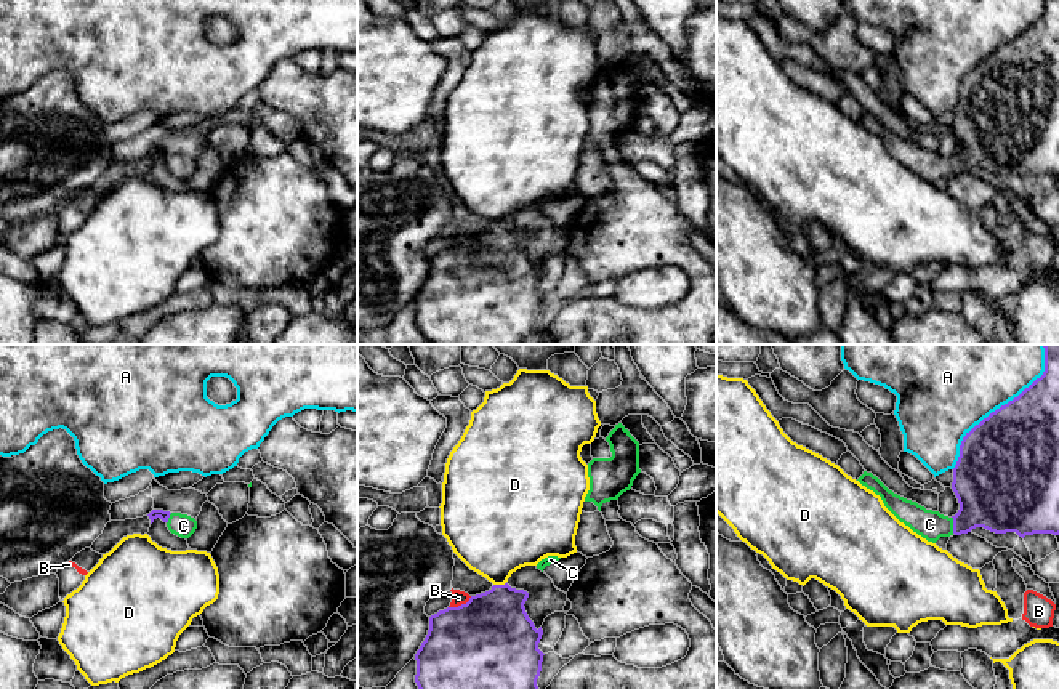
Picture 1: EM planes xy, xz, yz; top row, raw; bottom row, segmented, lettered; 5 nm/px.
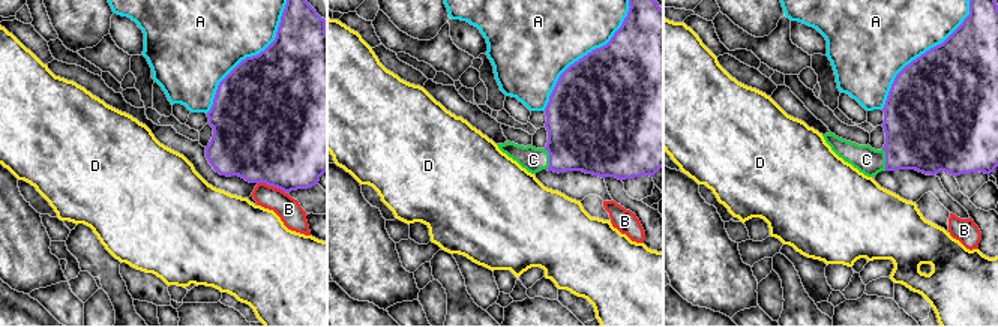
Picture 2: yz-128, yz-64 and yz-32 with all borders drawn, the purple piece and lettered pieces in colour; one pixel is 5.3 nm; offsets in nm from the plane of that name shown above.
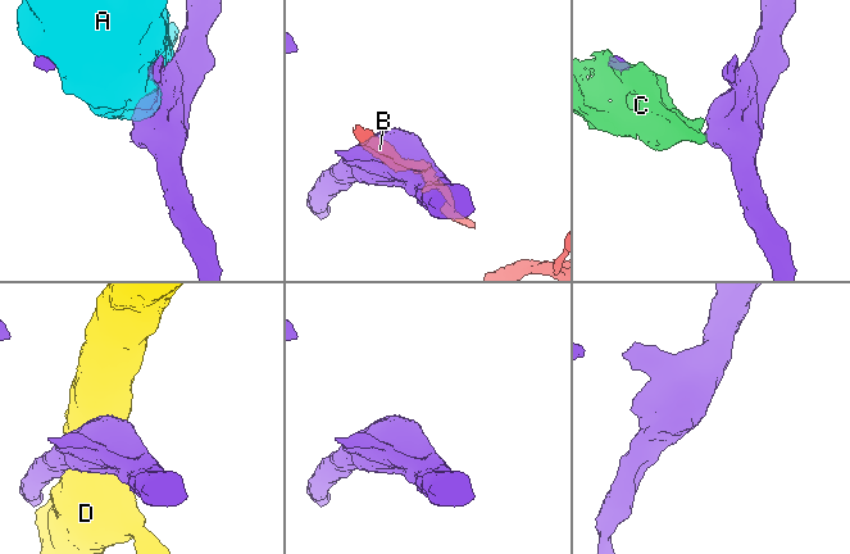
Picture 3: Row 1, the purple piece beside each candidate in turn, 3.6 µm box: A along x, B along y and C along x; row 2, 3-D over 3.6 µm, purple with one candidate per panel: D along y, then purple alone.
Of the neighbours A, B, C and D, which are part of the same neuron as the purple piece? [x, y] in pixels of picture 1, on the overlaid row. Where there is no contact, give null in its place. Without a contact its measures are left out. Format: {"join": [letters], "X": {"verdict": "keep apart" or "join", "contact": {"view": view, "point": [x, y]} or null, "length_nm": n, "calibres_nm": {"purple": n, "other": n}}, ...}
{"join": ["C"], "A": {"verdict": "keep apart", "contact": {"view": "yz", "point": [1002, 406]}, "length_nm": 750, "calibres_nm": {"purple": 460, "other": 500}}, "B": {"verdict": "keep apart", "contact": {"view": "xz", "point": [462, 604]}, "length_nm": 130, "calibres_nm": {"purple": 460, "other": 70}}, "C": {"verdict": "join", "contact": {"view": "yz", "point": [954, 524]}, "length_nm": 90, "calibres_nm": {"purple": 360, "other": 150}}, "D": {"verdict": "keep apart", "contact": {"view": "xz", "point": [499, 585]}, "length_nm": 70, "calibres_nm": {"purple": 400, "other": 400}}}

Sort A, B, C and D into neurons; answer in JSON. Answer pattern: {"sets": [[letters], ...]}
{"sets": [["A"], ["B"], ["C"], ["D"]]}

